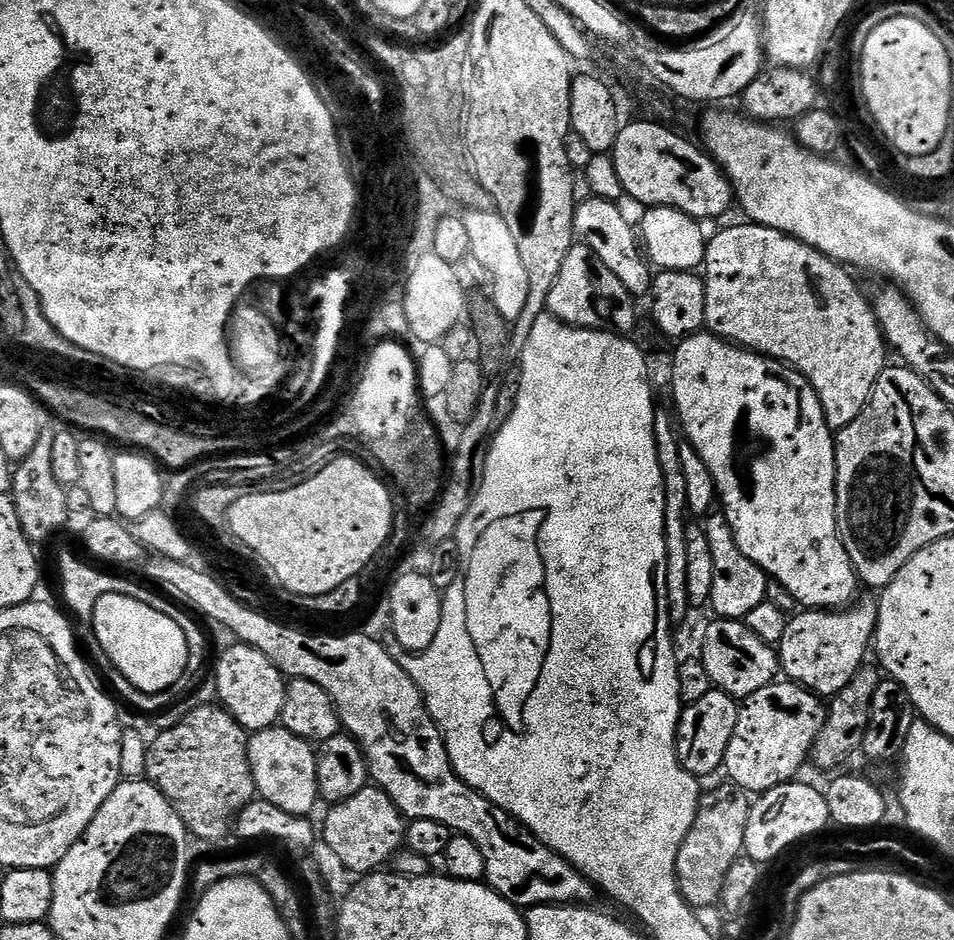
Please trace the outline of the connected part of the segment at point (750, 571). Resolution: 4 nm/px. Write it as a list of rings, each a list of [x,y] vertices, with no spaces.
[[[723,511],[709,512],[702,527],[710,542],[710,554],[714,557],[714,590],[710,601],[711,611],[716,611],[715,615],[725,620],[744,620],[750,614],[750,610],[754,610],[754,606],[765,603],[767,584],[770,578],[754,562],[750,562],[750,558],[746,558],[746,554],[742,554],[738,550],[738,542],[730,530],[730,522],[724,516]]]

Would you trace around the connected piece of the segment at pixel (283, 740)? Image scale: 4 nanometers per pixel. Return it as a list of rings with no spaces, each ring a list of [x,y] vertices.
[[[283,726],[253,732],[247,738],[246,751],[259,799],[278,806],[278,810],[286,810],[286,814],[311,817],[316,800],[321,799],[316,765],[317,749],[307,740],[298,738],[298,734],[290,734],[290,730]]]

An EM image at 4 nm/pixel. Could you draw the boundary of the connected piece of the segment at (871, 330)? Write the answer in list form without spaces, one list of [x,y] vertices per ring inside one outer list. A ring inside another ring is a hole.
[[[743,223],[724,228],[713,240],[711,237],[707,241],[702,265],[707,331],[730,344],[771,356],[801,372],[822,402],[828,427],[839,430],[850,426],[870,402],[874,382],[878,382],[884,372],[884,359],[890,356],[884,330],[876,321],[875,307],[869,297],[867,300],[860,293],[859,286],[852,281],[853,273],[845,265],[837,264],[785,232],[761,224]]]

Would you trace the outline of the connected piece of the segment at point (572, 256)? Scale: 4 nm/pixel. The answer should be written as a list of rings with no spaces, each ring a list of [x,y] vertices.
[[[573,243],[566,254],[566,262],[562,262],[562,270],[558,270],[558,282],[554,282],[554,290],[550,290],[547,311],[571,328],[589,328],[595,332],[615,332],[618,336],[627,337],[636,328],[637,301],[628,293],[626,286],[614,278],[614,273],[585,244]]]

